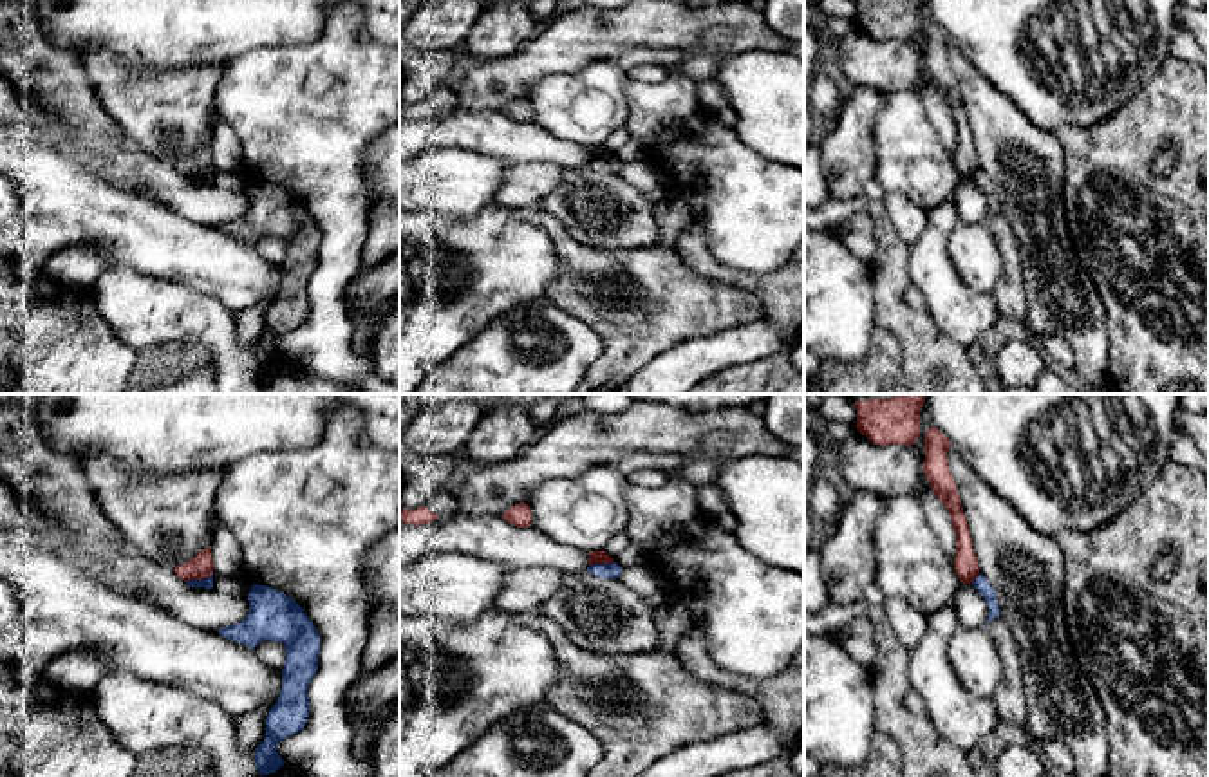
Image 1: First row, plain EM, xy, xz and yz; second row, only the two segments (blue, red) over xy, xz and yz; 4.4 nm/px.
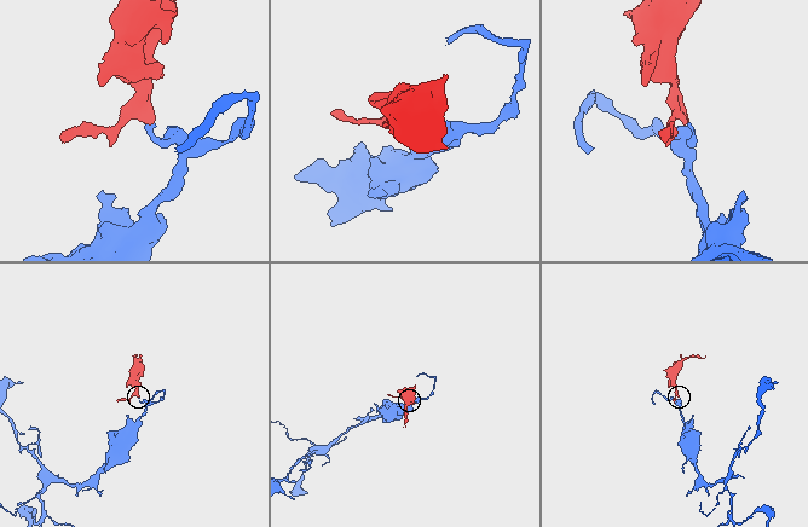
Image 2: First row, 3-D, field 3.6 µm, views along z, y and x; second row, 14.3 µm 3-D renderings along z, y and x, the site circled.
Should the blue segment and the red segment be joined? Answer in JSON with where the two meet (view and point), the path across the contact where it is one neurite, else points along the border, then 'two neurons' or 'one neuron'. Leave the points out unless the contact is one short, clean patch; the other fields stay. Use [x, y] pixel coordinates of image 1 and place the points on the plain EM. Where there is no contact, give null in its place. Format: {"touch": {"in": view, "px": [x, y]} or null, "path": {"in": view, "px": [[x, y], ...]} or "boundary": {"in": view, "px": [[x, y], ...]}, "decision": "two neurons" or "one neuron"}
{"touch": {"in": "xy", "px": [199, 176]}, "boundary": {"in": "xy", "px": [[212, 168], [187, 177]]}, "decision": "two neurons"}

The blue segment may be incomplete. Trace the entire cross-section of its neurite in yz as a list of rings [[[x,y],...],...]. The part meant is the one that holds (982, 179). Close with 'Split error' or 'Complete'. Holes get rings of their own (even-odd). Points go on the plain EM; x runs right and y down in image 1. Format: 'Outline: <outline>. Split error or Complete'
Outline: [[[979,168],[976,172],[976,175],[972,177],[972,181],[978,184],[978,188],[987,195],[989,201],[989,213],[987,219],[994,213],[999,213],[999,201],[996,197],[996,186],[992,184],[992,181],[989,179],[989,175]]]. Complete

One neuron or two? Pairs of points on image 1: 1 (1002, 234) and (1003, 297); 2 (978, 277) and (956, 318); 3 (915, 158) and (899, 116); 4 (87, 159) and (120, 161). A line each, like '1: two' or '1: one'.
1: one
2: two
3: one
4: one

